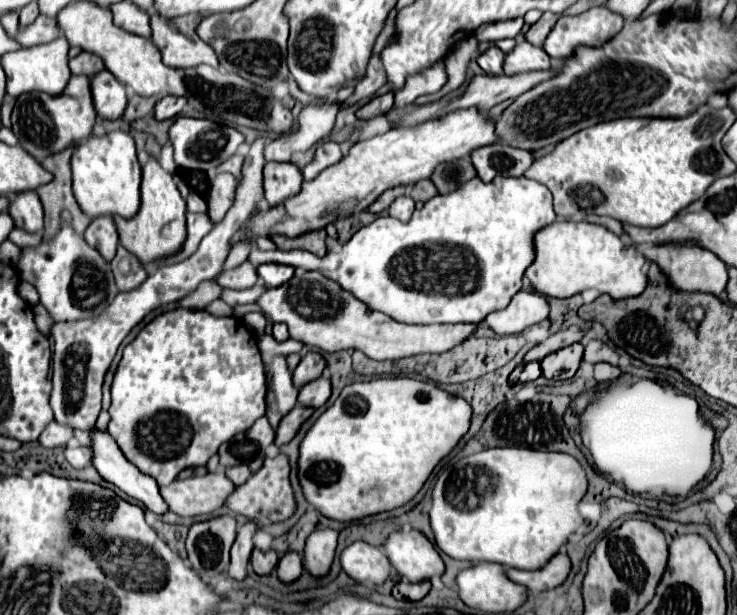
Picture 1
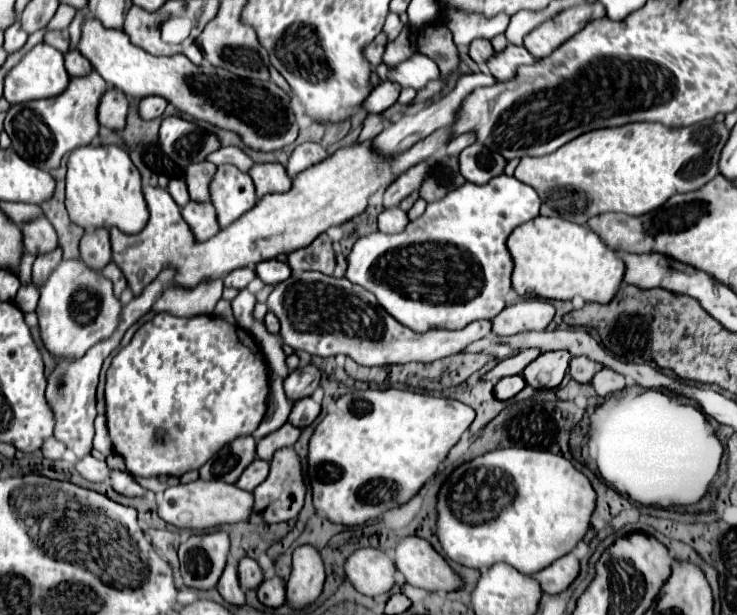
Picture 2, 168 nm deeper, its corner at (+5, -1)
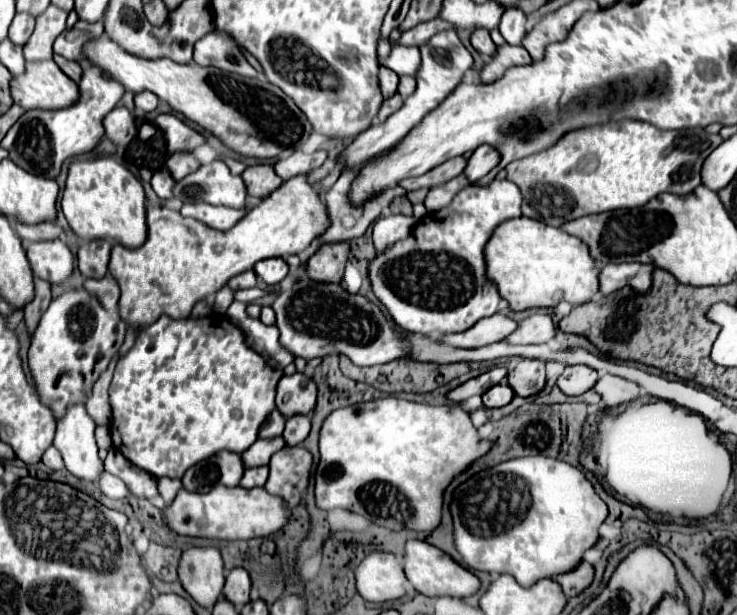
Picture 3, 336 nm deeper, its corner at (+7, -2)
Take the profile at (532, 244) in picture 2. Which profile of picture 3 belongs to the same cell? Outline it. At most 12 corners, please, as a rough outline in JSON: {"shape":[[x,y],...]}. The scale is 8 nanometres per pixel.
{"shape":[[530,218],[502,222],[488,278],[512,310],[600,292],[588,244]]}

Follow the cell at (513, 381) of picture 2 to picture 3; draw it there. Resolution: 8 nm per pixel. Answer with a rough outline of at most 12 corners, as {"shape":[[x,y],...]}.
{"shape":[[496,384],[482,396],[486,408],[506,406],[514,398],[508,384]]}

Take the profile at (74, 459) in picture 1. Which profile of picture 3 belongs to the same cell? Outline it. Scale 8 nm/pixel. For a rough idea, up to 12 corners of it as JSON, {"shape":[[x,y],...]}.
{"shape":[[100,474],[96,484],[108,498],[126,498],[130,494],[120,478]]}

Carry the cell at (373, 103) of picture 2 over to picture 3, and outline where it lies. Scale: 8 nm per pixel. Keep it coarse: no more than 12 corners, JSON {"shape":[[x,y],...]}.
{"shape":[[380,66],[380,90],[384,98],[394,96],[398,76]]}

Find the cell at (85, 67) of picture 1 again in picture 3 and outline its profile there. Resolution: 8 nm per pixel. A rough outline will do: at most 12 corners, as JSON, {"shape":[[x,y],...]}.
{"shape":[[54,54],[54,62],[68,78],[80,82],[82,66]]}

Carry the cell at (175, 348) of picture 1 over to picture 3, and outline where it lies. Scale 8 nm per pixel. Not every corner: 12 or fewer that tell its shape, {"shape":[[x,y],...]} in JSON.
{"shape":[[222,314],[160,316],[110,384],[156,478],[242,454],[282,372]]}

